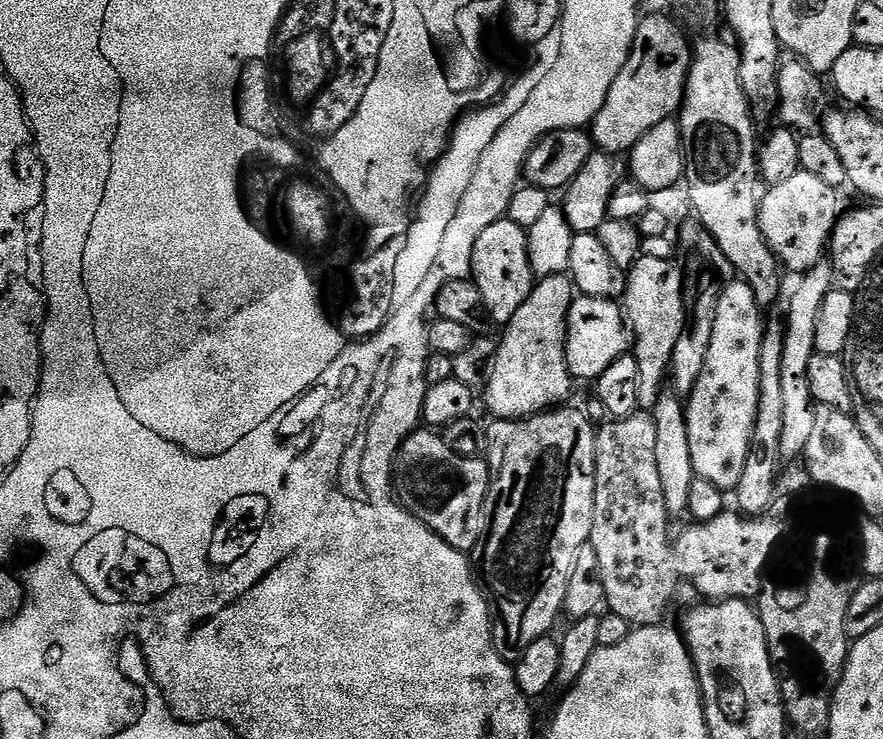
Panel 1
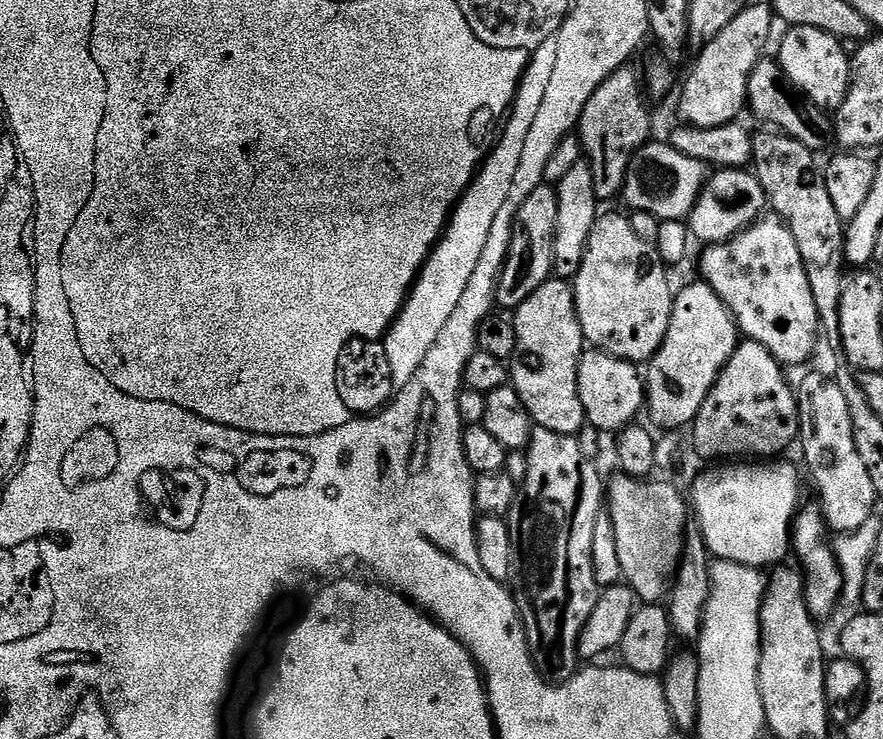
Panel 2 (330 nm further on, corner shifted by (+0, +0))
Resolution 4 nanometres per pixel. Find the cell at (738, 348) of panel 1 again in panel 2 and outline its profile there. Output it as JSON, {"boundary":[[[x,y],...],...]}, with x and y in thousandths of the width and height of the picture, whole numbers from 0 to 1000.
{"boundary":[[[843,457],[837,461],[831,479],[817,501],[809,517],[806,530],[795,544],[795,555],[783,575],[784,601],[797,622],[806,625],[829,625],[835,620],[879,620],[882,612],[903,599],[906,589],[906,556],[901,548],[901,533],[898,521],[892,521],[888,510],[889,499],[882,487],[878,487],[858,463]]]}

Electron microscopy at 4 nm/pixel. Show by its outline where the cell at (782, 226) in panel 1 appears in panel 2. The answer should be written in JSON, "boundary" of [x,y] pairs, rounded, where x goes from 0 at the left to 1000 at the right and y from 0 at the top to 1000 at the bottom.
{"boundary":[[[878,290],[866,291],[820,330],[804,330],[793,346],[793,368],[796,383],[802,384],[829,421],[835,445],[846,459],[858,463],[872,474],[884,494],[911,493],[924,476],[924,460],[930,459],[926,414],[922,414],[922,398],[917,398],[917,382],[913,382],[913,360],[908,360],[908,344],[899,329],[899,317]]]}

